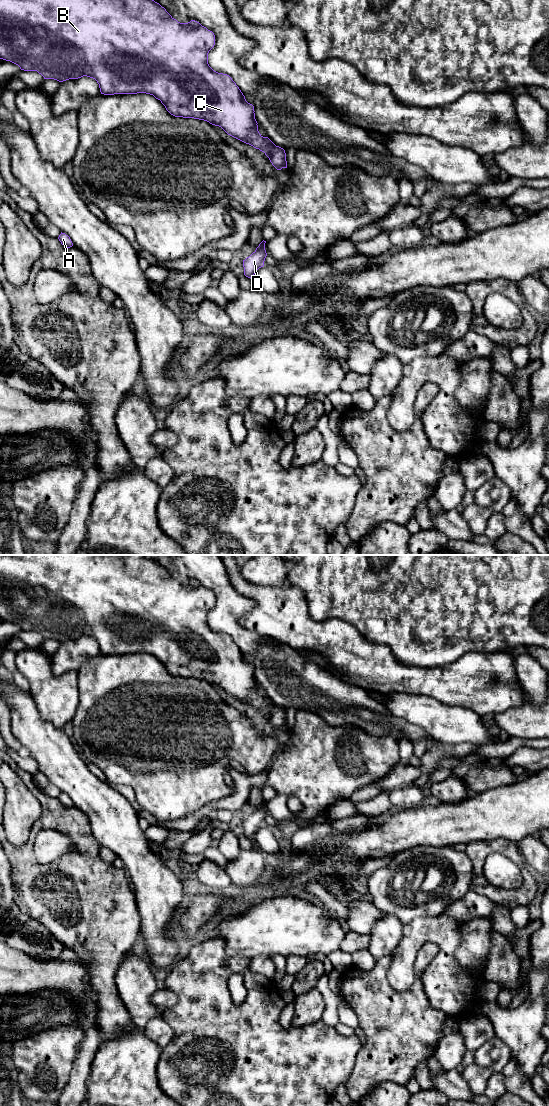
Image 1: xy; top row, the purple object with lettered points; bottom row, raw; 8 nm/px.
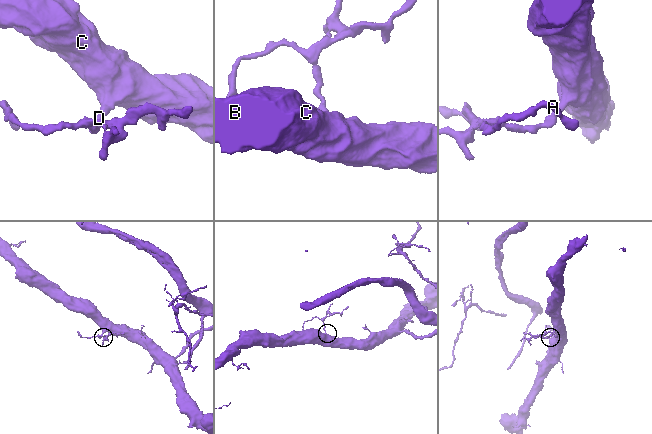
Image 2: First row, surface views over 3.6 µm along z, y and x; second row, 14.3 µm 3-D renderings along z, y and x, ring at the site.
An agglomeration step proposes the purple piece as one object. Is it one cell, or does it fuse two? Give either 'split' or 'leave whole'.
leave whole

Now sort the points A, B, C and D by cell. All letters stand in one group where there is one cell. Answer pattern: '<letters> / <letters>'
A B C D

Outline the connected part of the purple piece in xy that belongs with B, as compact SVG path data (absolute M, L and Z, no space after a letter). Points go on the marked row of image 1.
M0 0L0 59L18 65L24 71L37 71L44 79L63 82L83 76L93 78L99 84L101 94L104 95L137 93L153 95L161 101L171 115L204 120L212 125L219 126L228 135L264 152L277 170L287 168L285 150L259 133L254 106L246 101L245 96L229 75L218 73L209 66L208 53L214 45L215 35L212 31L195 20L188 23L178 22L154 0Z

